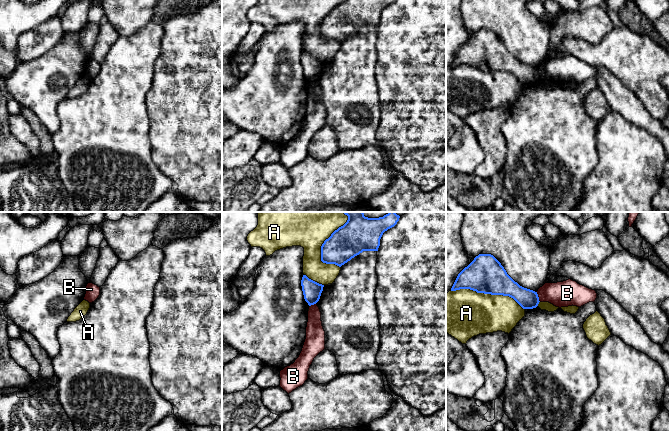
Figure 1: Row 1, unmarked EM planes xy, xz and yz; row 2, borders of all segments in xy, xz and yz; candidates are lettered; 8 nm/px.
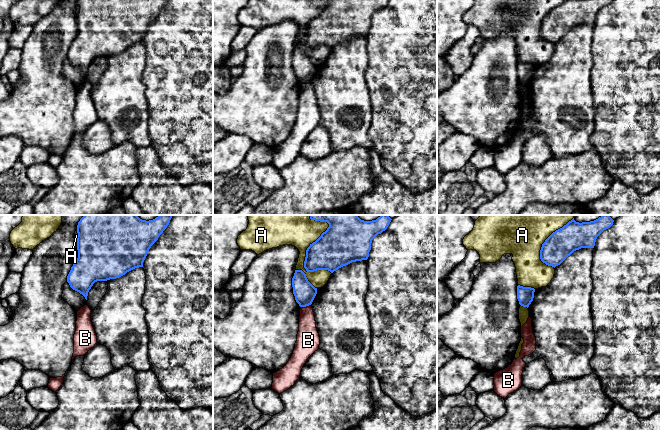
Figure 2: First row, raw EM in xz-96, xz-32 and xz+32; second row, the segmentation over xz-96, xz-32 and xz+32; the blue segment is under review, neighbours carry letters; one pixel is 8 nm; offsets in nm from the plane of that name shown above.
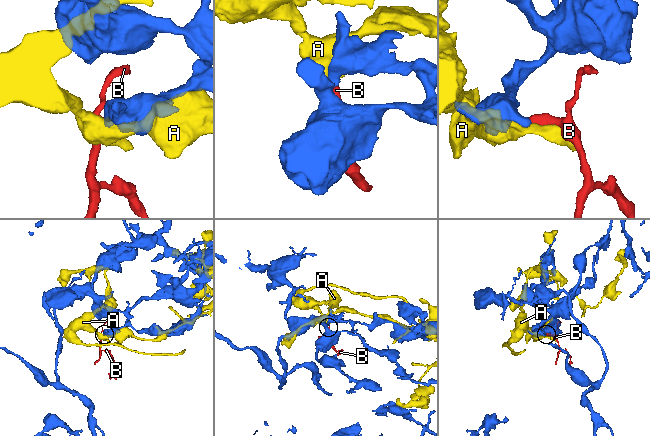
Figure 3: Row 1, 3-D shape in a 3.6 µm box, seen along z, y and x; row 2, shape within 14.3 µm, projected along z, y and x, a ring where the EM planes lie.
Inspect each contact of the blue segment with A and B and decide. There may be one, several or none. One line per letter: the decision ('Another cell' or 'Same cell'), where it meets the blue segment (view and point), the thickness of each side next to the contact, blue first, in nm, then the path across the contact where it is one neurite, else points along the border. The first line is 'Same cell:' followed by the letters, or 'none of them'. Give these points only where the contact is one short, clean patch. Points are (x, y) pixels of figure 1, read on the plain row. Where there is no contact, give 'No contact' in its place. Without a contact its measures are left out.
Same cell: none of them
A: Another cell. Touches blue at yz (488, 69). Thickness 300 nm (blue) against 400 nm
B: Another cell. Touches blue at yz (538, 73). Thickness 160 nm (blue) against 200 nm. Boundary: yz (536, 68), (540, 77)

